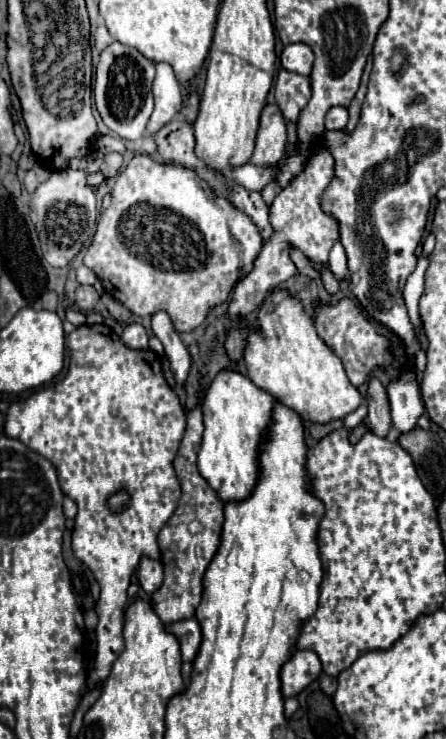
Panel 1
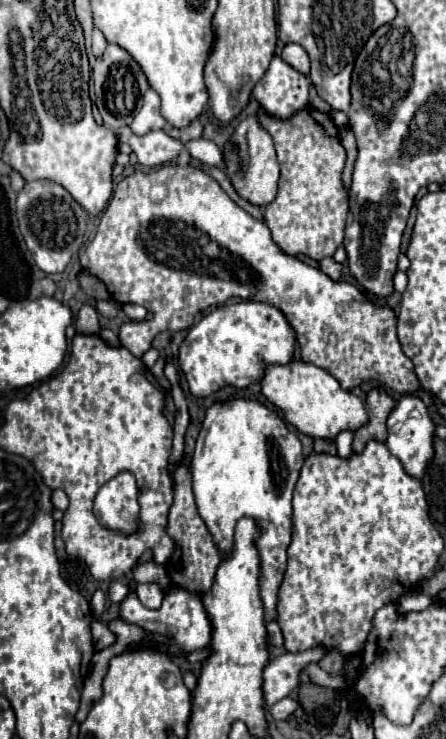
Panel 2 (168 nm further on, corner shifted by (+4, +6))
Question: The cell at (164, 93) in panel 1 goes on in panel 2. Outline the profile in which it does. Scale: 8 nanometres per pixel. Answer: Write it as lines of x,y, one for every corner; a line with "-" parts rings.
149,89
145,93
145,103
141,107
141,111
137,113
137,117
133,119
133,123
129,125
129,129
133,131
133,135
145,135
149,131
157,131
157,129
163,129
167,125
167,121
161,117
161,101
159,101
159,95

